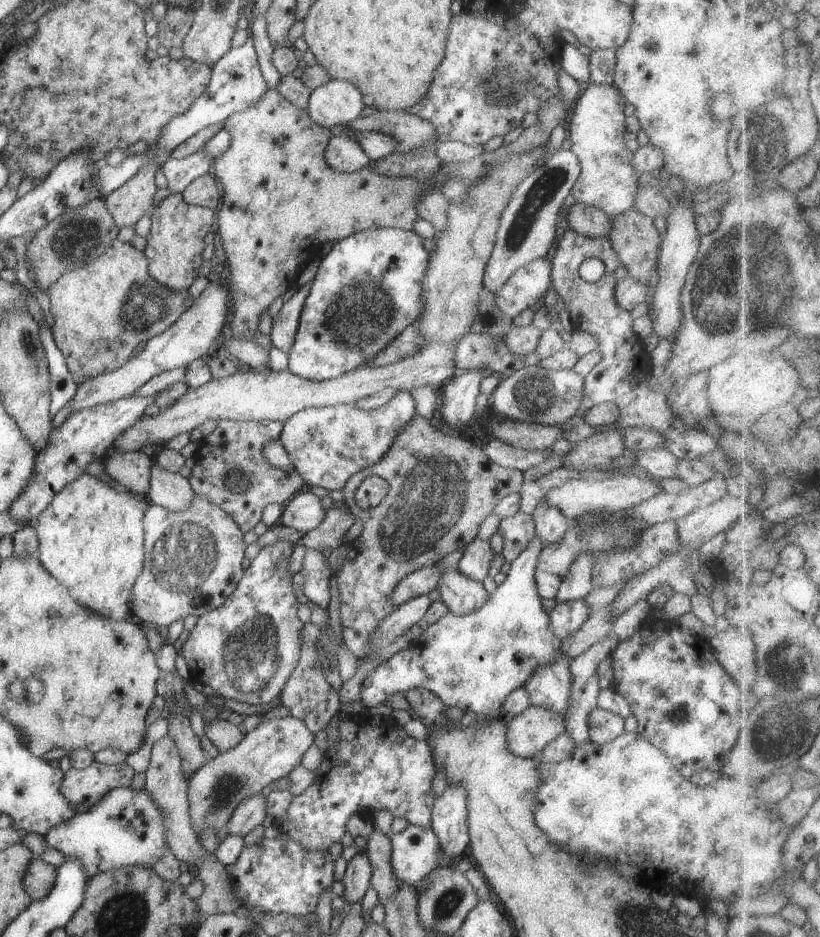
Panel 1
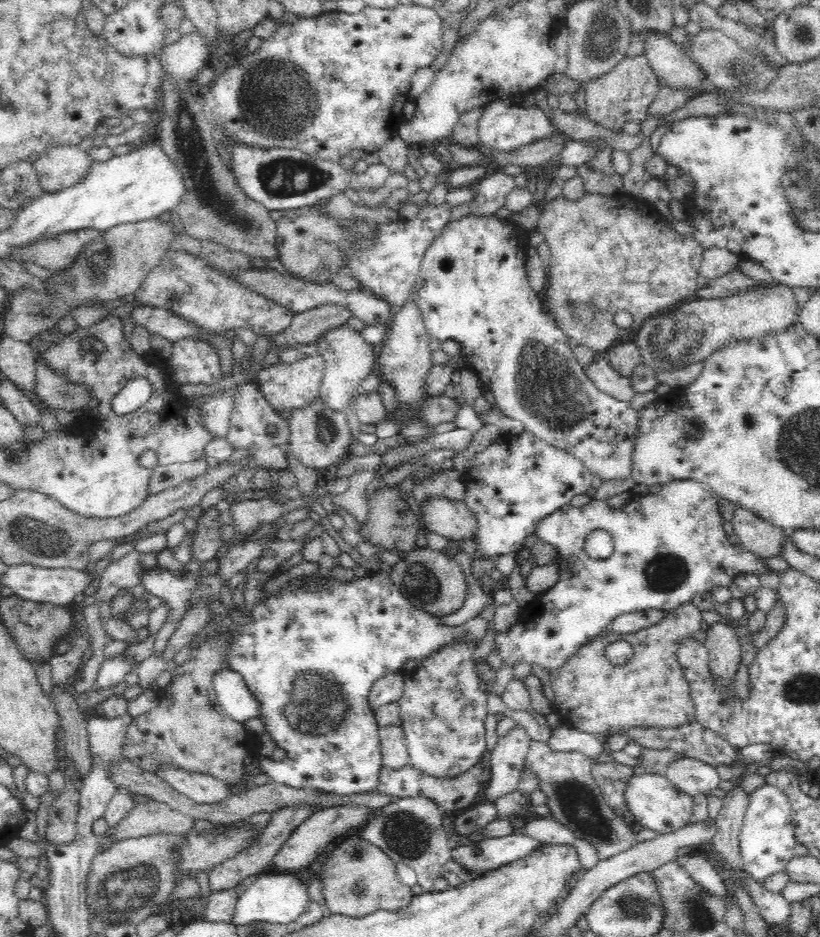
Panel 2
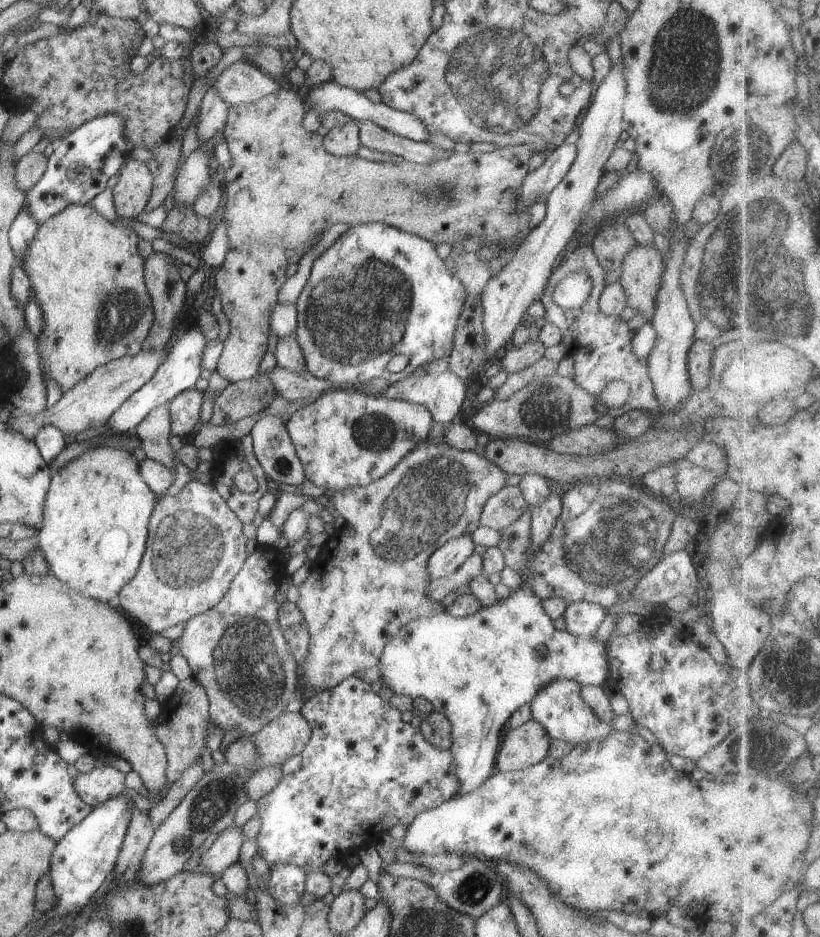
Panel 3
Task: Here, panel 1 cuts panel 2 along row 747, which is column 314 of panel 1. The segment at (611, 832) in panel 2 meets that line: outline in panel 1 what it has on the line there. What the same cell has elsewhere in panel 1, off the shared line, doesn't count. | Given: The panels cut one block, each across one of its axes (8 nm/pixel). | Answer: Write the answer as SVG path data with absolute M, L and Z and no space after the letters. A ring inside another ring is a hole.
M345 500L334 501L327 510L324 520L316 528L305 532L301 538L302 544L320 554L325 551L332 552L344 544L344 538L354 523L355 518L348 510Z

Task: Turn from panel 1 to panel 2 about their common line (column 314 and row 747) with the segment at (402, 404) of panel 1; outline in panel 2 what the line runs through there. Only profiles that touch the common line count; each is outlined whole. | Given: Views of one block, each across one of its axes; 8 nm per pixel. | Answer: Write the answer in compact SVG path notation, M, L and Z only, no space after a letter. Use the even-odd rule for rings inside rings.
M452 642L442 646L436 654L422 658L414 670L406 673L404 690L398 703L409 764L434 778L454 778L472 768L486 752L484 721L488 716L488 696L480 689L481 679L478 677L477 663L473 660L476 648L478 644L475 642Z

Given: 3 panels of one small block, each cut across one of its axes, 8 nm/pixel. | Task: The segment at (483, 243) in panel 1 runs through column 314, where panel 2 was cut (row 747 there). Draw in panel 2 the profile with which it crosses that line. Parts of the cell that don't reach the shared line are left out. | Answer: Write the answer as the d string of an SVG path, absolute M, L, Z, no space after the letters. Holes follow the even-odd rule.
M382 726L378 730L383 766L398 770L409 764L409 752L404 731L398 726Z

